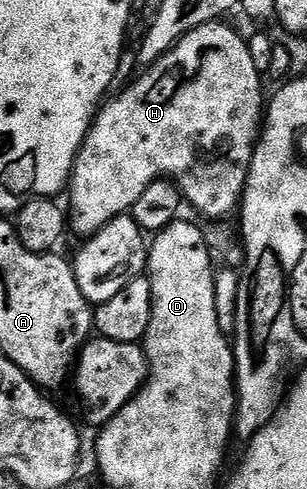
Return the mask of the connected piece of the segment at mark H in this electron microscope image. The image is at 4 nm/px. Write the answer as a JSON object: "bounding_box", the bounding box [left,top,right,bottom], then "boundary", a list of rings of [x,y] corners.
{"bounding_box":[66,22,266,238],"boundary":[[[224,22],[203,24],[176,41],[169,52],[163,52],[153,64],[147,65],[143,71],[144,73],[125,92],[118,93],[116,97],[113,95],[97,111],[96,119],[92,121],[92,126],[84,139],[84,145],[76,155],[76,165],[72,168],[70,187],[66,192],[69,204],[66,208],[66,224],[71,235],[73,232],[74,235],[80,236],[79,238],[87,238],[98,234],[98,230],[102,230],[102,226],[106,226],[114,218],[131,213],[134,202],[138,202],[138,198],[142,198],[142,190],[146,190],[146,186],[150,186],[155,180],[161,178],[173,181],[180,189],[183,199],[187,203],[189,200],[204,215],[202,216],[204,218],[227,217],[227,212],[235,213],[241,203],[244,187],[248,181],[252,151],[256,149],[256,141],[262,131],[262,117],[266,112],[266,96],[264,100],[264,88],[260,85],[262,74],[258,70],[254,70],[254,62],[250,58],[247,39],[243,35],[240,37],[234,29],[227,28]]]}

